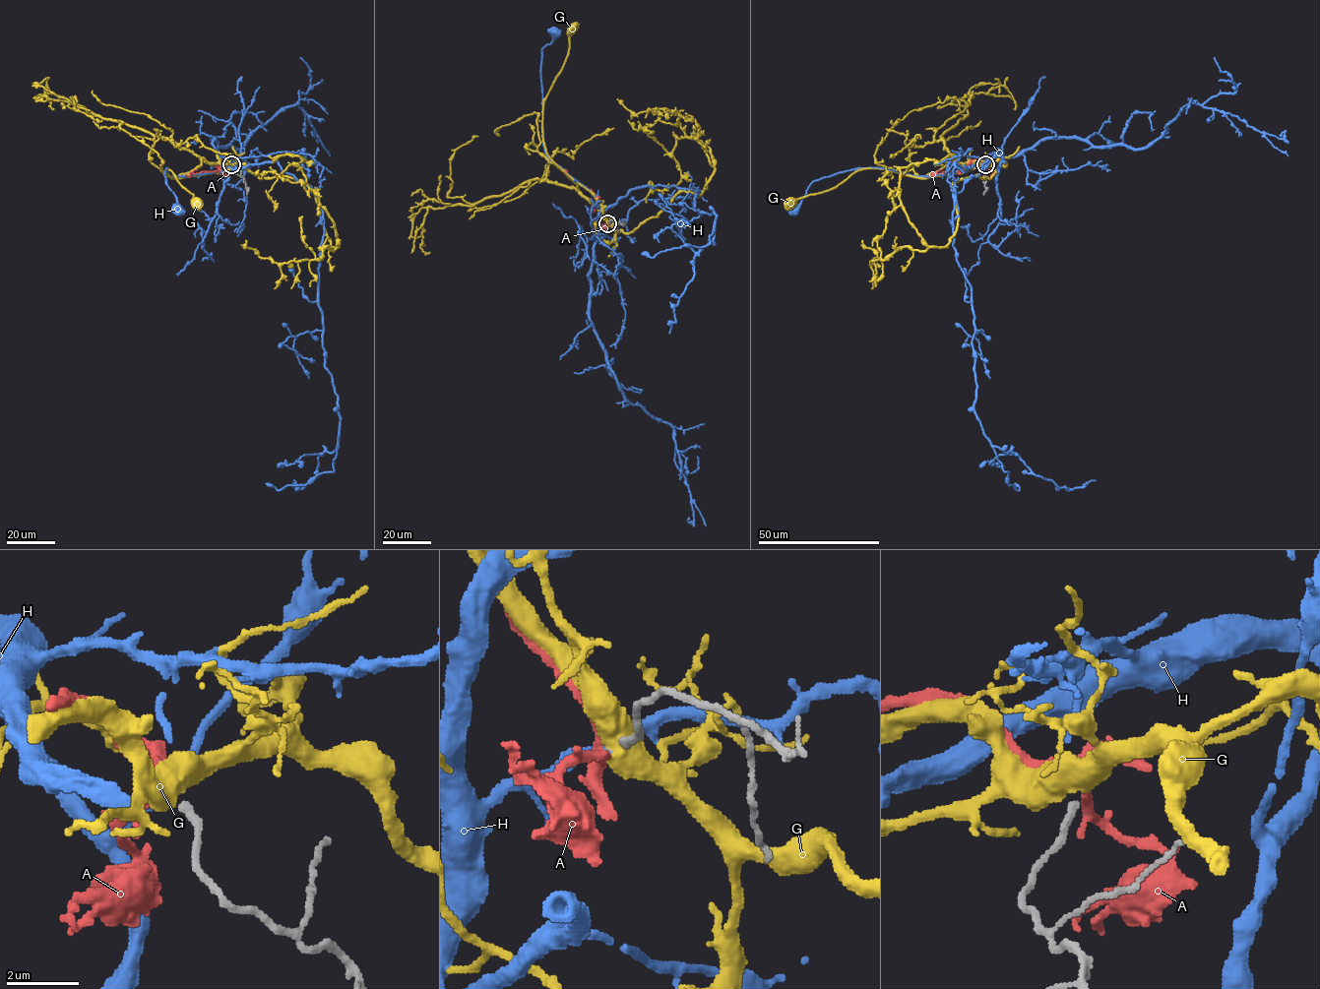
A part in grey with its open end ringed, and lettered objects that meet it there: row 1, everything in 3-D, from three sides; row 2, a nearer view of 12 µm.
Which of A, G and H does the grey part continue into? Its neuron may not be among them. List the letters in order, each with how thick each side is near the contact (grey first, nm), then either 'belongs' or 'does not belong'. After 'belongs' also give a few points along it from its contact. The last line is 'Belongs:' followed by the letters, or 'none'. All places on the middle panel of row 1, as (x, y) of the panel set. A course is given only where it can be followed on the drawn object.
A: 130 nm thick on the grey side, 260 nm on the other; does not belong
G: 130 nm thick on the grey side, 600 nm on the other; does not belong
H: 130 nm thick on the grey side, 120 nm on the other; belongs
Belongs: H

